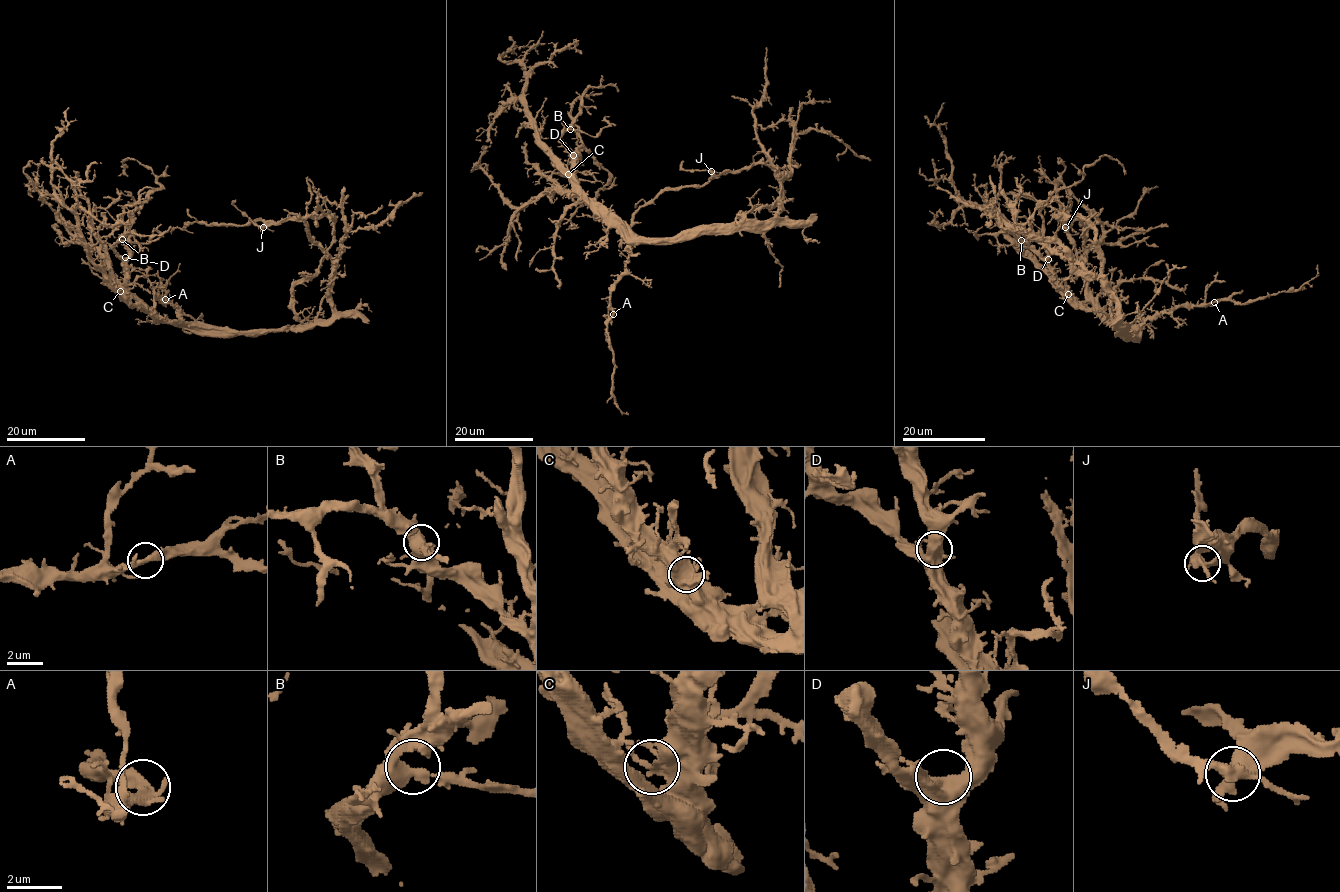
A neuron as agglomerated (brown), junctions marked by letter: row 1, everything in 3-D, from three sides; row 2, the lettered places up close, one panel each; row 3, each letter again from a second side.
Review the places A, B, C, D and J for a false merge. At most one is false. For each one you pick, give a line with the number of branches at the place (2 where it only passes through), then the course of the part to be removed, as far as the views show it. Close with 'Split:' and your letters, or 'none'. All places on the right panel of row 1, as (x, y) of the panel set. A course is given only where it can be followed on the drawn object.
A: 3 | (1214, 302), (1249, 303), (1281, 292), (1296, 292), (1316, 275), (1317, 265)
Split: A

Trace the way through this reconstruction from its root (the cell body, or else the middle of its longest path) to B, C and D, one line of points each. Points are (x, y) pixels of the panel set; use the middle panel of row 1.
B: (687, 231), (664, 238), (625, 235), (572, 182), (572, 152), (561, 138), (570, 129)
C: (687, 231), (664, 238), (627, 236), (568, 174)
D: (687, 231), (664, 238), (625, 235), (574, 180), (573, 155)

